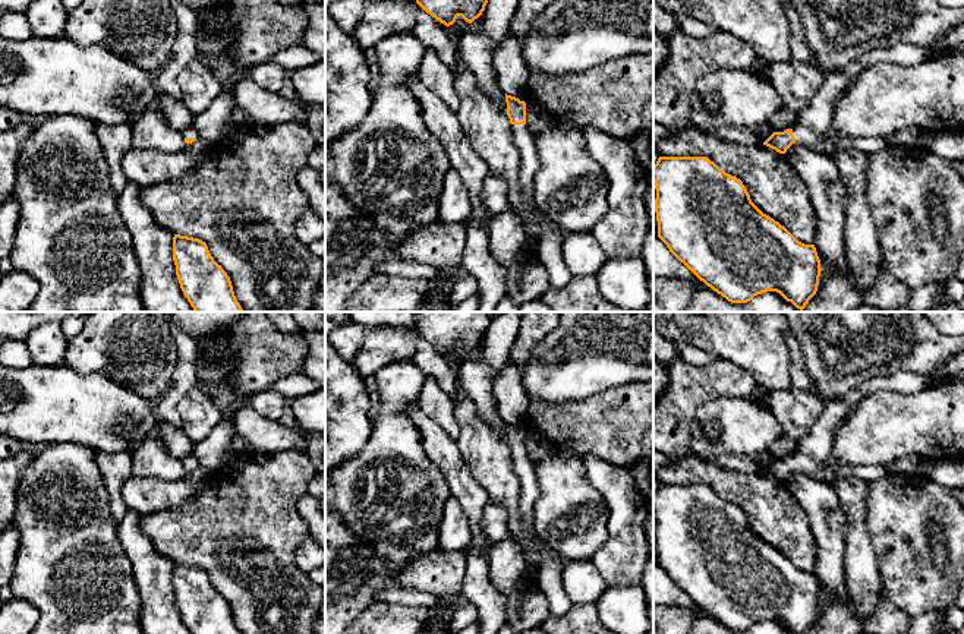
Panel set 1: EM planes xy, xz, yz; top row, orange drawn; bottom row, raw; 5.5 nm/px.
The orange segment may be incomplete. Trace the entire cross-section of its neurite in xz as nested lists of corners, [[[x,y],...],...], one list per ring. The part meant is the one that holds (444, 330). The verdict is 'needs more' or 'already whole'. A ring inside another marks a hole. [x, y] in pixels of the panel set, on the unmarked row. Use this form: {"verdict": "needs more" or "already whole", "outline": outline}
{"verdict": "already whole", "outline": [[[416,312],[416,331],[432,346],[450,354],[461,344],[472,351],[492,322],[486,312]]]}

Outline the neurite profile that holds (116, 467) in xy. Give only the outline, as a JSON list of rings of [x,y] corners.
[[[97,451],[95,460],[110,496],[113,521],[117,524],[129,510],[122,498],[122,486],[132,476],[132,451]]]

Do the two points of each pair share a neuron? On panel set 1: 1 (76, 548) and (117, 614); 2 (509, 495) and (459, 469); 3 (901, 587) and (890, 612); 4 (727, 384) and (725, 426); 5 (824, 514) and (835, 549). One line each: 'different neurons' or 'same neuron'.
1: same neuron
2: different neurons
3: different neurons
4: different neurons
5: same neuron

